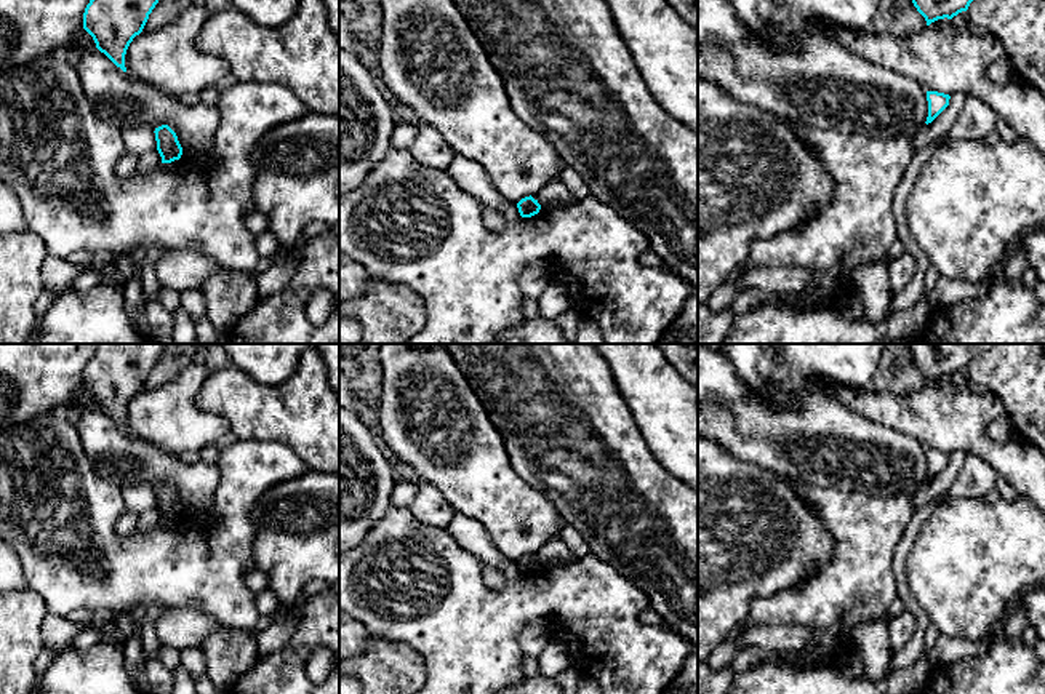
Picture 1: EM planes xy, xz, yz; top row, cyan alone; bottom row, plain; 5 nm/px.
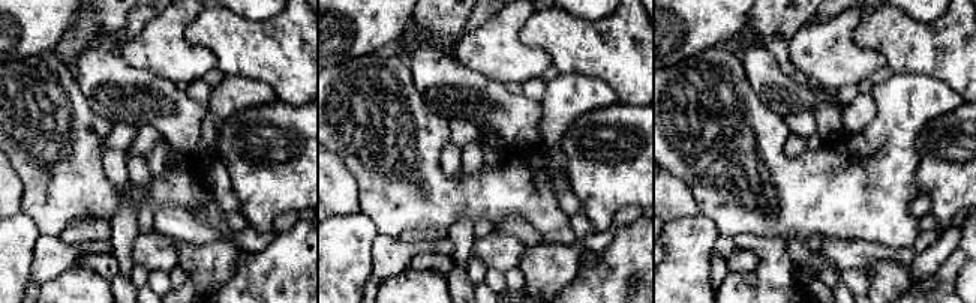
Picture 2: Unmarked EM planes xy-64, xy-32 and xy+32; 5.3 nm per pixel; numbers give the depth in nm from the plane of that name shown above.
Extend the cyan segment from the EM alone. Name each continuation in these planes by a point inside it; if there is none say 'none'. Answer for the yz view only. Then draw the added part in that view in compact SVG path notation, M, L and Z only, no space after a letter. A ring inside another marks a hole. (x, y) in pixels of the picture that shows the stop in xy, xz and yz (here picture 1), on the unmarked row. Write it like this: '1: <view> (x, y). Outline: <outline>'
none

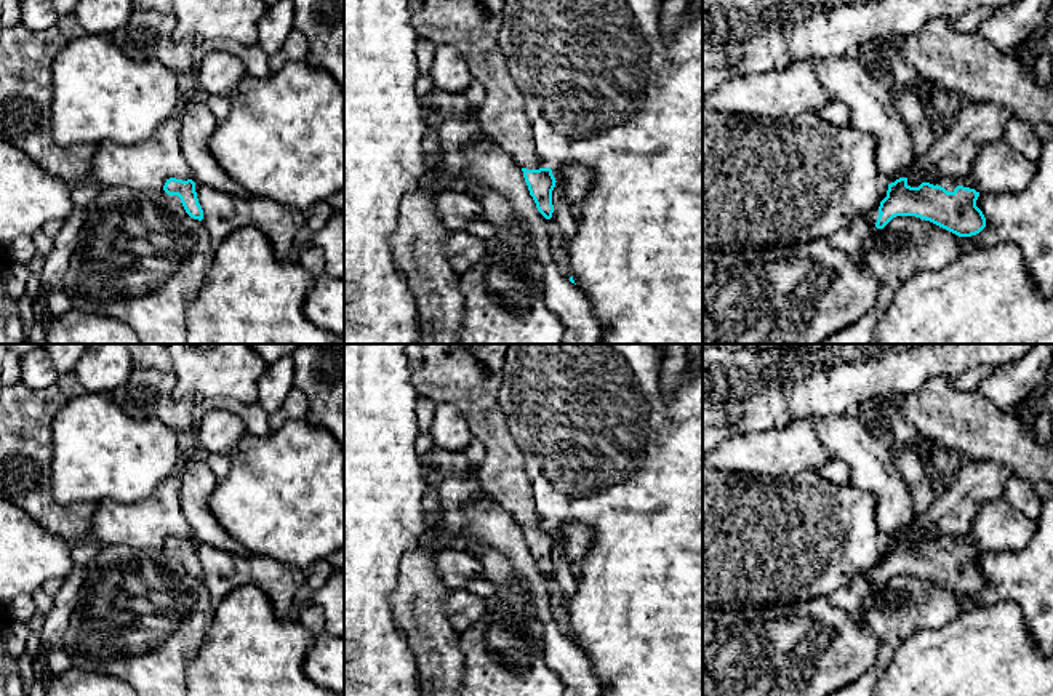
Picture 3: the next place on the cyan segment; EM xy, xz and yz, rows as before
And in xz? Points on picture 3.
1: xz (469, 376). Outline: M405 344L410 381L419 397L435 405L450 403L459 410L474 438L486 450L485 459L472 469L480 488L490 494L520 526L544 526L539 518L525 459L515 445L498 402L509 344Z

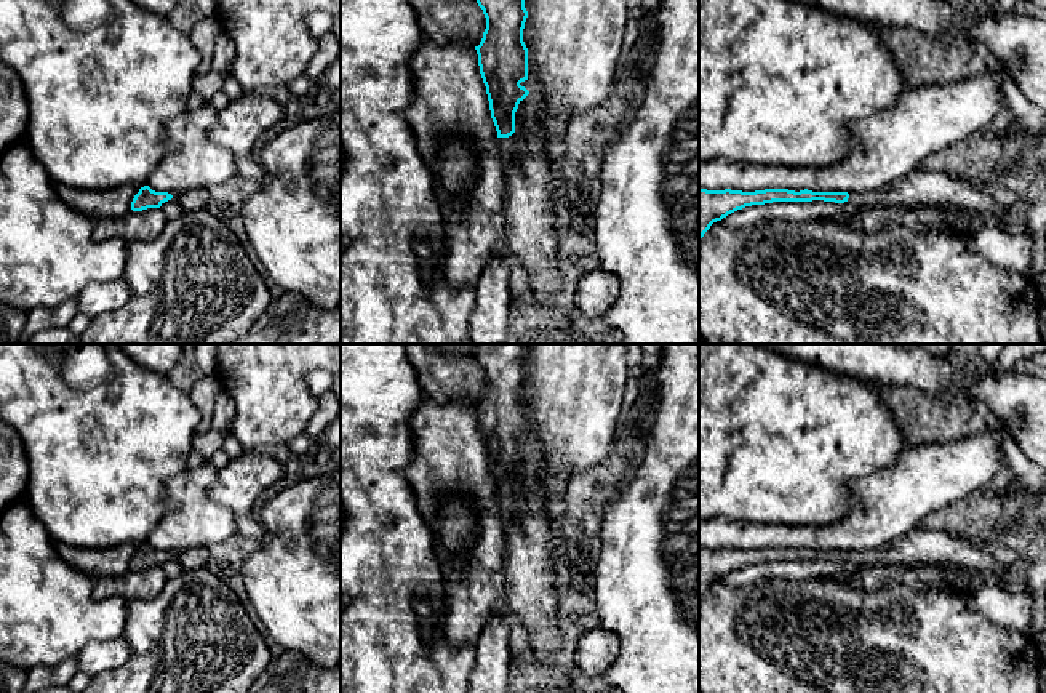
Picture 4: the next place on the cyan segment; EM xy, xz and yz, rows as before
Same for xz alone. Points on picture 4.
1: xz (526, 560). Outline: M510 495L497 496L497 511L504 525L505 552L502 563L509 603L528 635L533 663L542 667L547 675L560 674L565 669L565 664L560 661L563 653L563 635L550 559L549 525L545 517L536 512L518 517L515 512L515 499Z

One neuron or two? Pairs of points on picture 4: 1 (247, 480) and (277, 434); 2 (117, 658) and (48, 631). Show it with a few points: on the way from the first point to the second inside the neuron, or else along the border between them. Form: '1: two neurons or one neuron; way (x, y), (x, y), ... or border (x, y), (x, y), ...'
1: two neurons; border (245, 450), (256, 452)
2: two neurons; border (122, 636), (112, 640), (91, 640), (74, 656)

